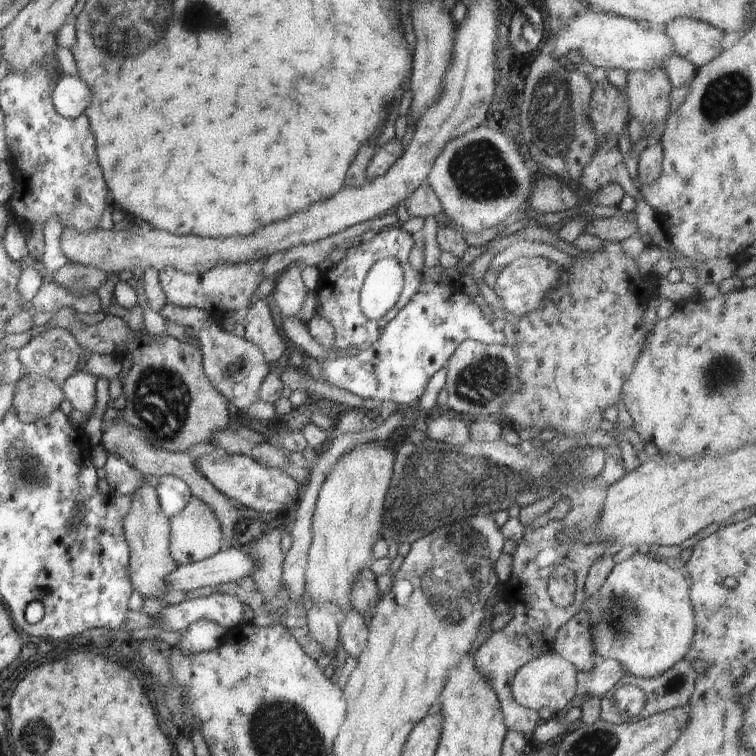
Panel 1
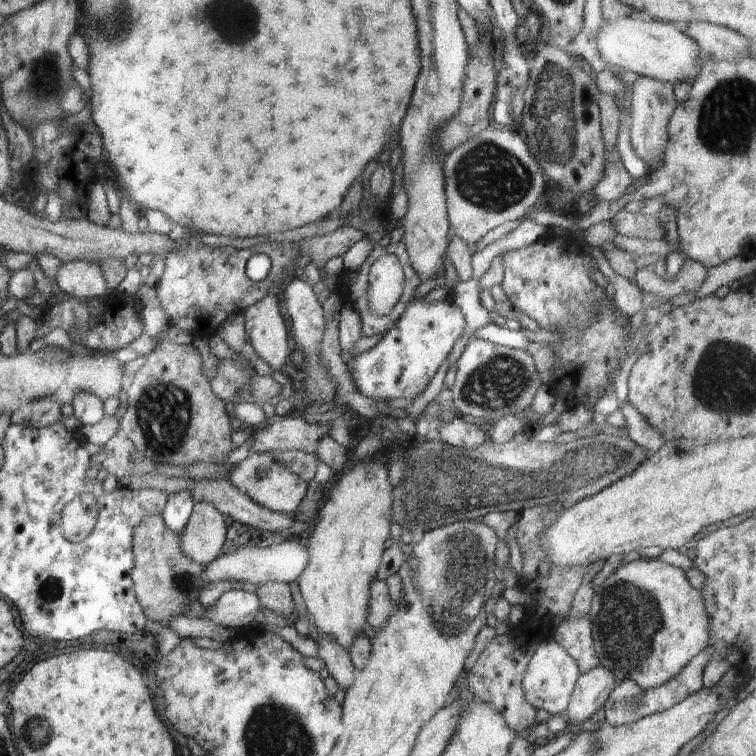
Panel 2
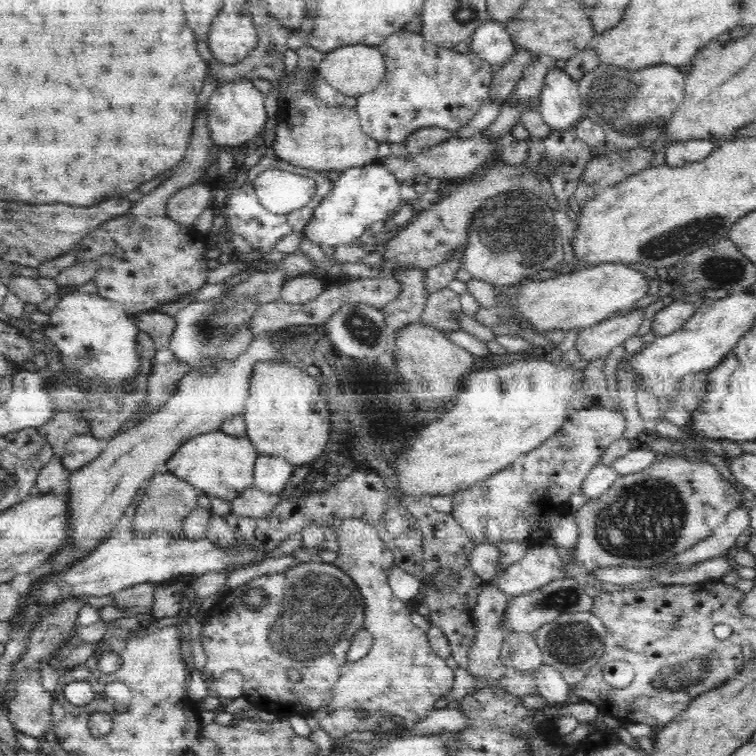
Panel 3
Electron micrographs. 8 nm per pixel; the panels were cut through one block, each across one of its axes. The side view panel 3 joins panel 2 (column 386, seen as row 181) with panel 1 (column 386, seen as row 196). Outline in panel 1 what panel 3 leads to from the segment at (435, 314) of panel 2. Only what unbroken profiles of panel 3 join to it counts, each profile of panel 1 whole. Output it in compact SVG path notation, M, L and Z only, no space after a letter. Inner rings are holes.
M423 279L418 292L398 312L398 316L386 324L386 328L382 330L382 336L376 340L375 344L372 344L371 348L361 351L356 356L322 358L319 362L322 364L324 380L330 382L330 385L358 395L369 404L392 401L399 407L409 407L419 402L430 379L436 372L447 366L456 348L468 339L482 342L482 344L503 345L506 343L506 334L493 328L492 322L483 314L480 306L472 302L464 293L464 288L459 282L444 284Z

